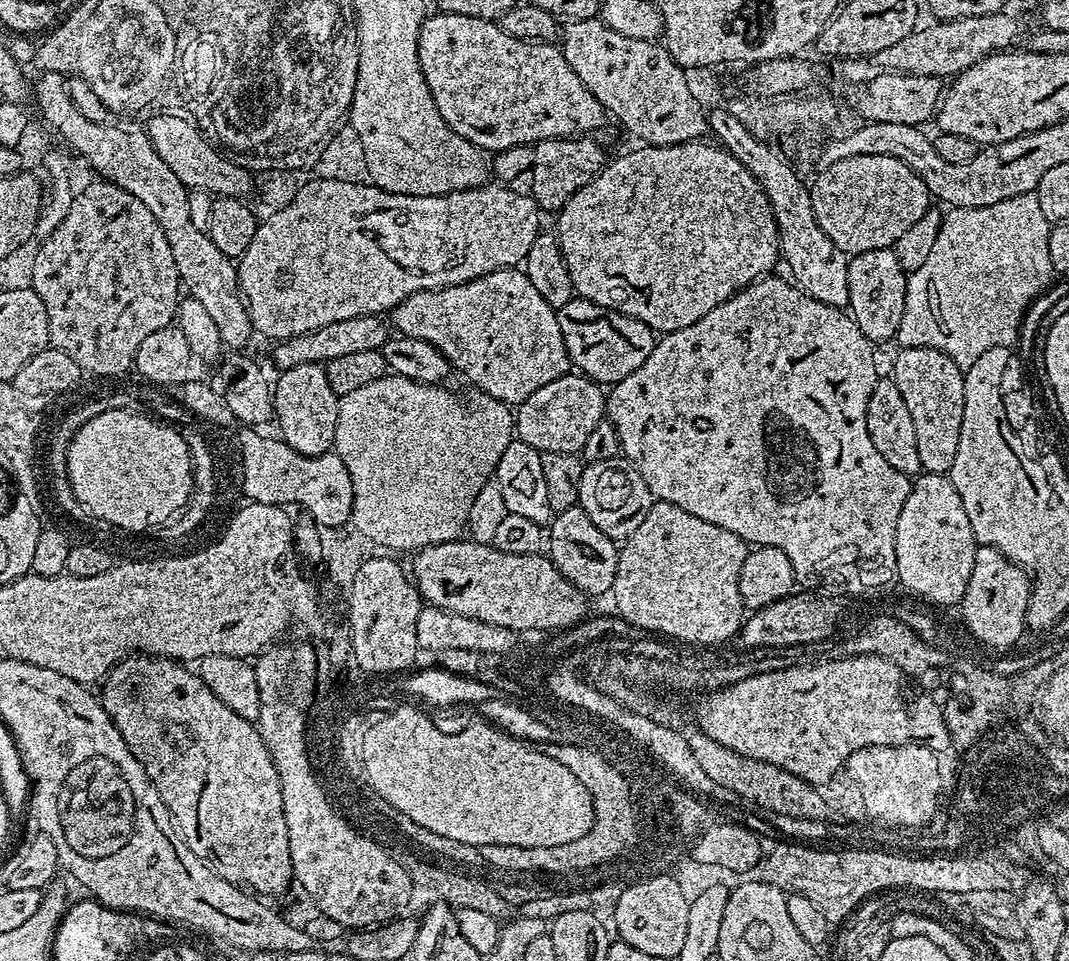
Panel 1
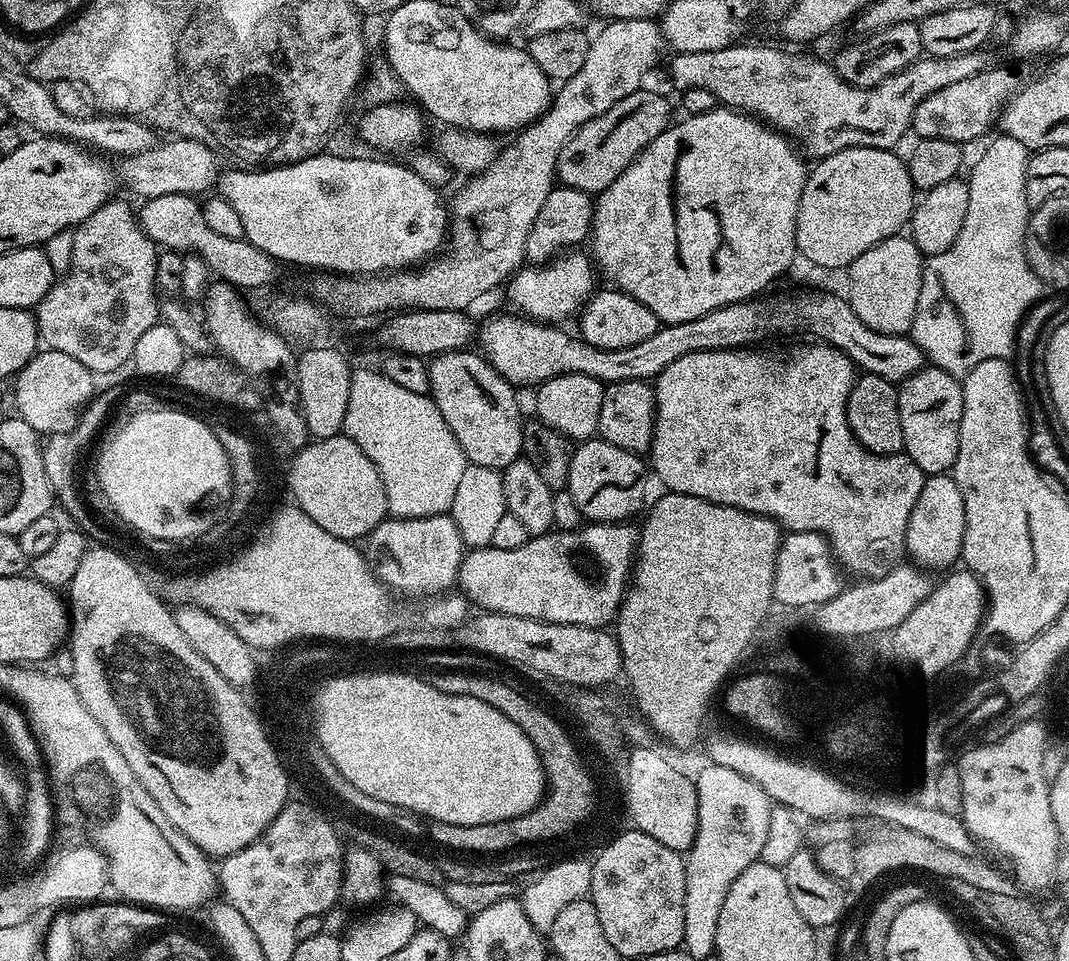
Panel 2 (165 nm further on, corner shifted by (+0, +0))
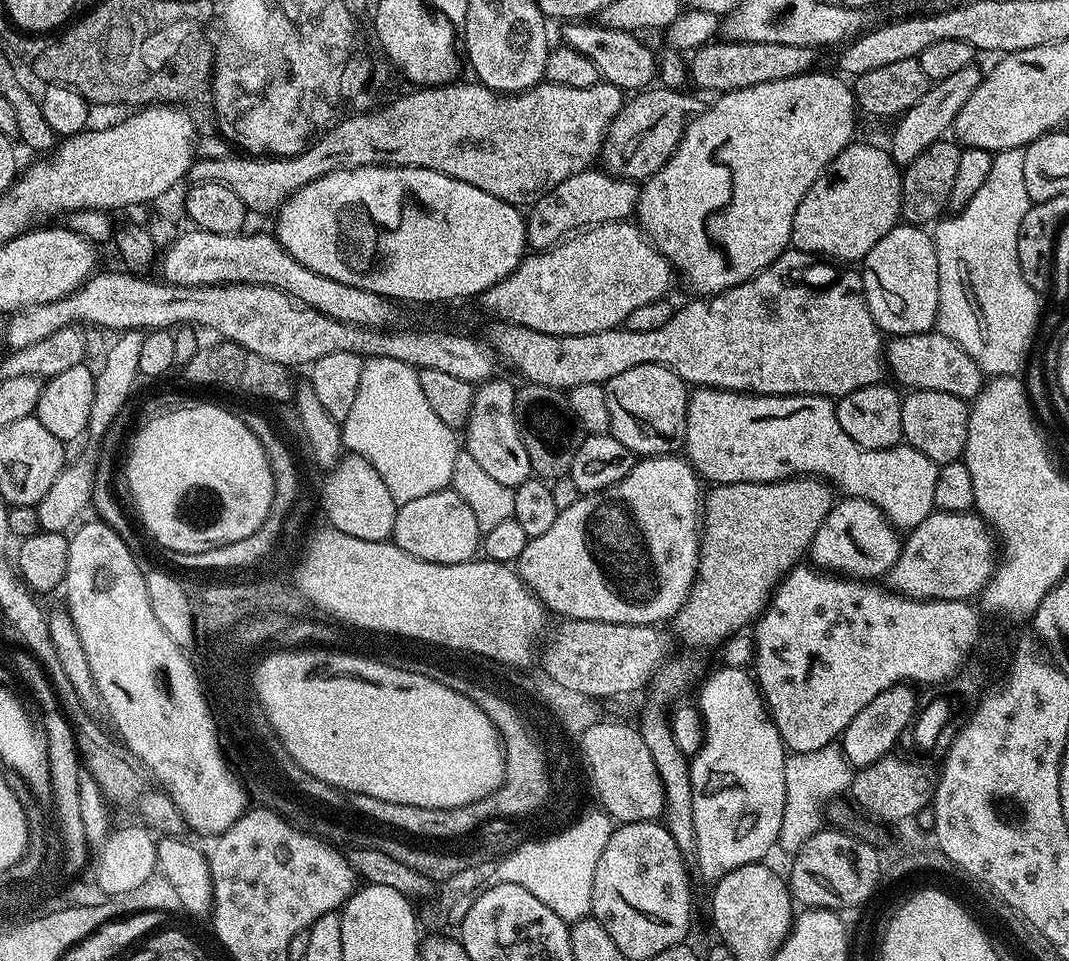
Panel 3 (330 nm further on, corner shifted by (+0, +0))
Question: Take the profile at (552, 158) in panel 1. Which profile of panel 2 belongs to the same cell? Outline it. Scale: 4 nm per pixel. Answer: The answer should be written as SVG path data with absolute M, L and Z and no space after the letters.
M641 90L630 94L630 98L622 98L618 106L610 106L606 114L598 114L598 118L586 122L586 126L579 128L574 138L562 146L556 163L556 180L563 187L589 194L606 190L626 166L635 162L643 148L669 128L673 116L667 98L648 91Z

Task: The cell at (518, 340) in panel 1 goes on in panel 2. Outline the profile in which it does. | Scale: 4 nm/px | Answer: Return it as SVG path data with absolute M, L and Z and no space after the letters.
M806 292L802 296L796 297L780 296L776 301L770 301L769 304L764 301L764 298L753 298L738 304L727 304L718 310L710 310L710 314L706 314L702 318L694 318L690 322L682 322L681 324L662 326L657 332L650 334L650 338L642 338L642 342L638 342L634 346L626 346L622 350L595 348L575 335L572 335L573 337L567 336L563 332L565 330L563 327L541 324L519 314L509 315L492 316L484 325L482 323L479 325L478 344L480 340L480 345L478 348L484 359L488 361L488 365L498 374L502 374L502 378L509 380L513 386L521 386L520 384L539 386L545 380L562 374L586 374L605 386L614 382L630 382L631 380L652 382L662 374L662 370L666 370L666 366L670 366L670 362L682 358L682 354L713 352L719 348L752 346L755 345L755 340L764 340L771 332L809 332L812 335L809 337L842 350L842 354L846 354L861 373L886 378L894 385L909 380L911 376L918 374L926 367L924 352L914 343L911 335L895 336L894 334L882 334L878 330L870 330L870 326L866 326L866 322L862 322L862 318L858 318L858 314L854 314L854 310L847 299L843 295L835 296L832 292Z

